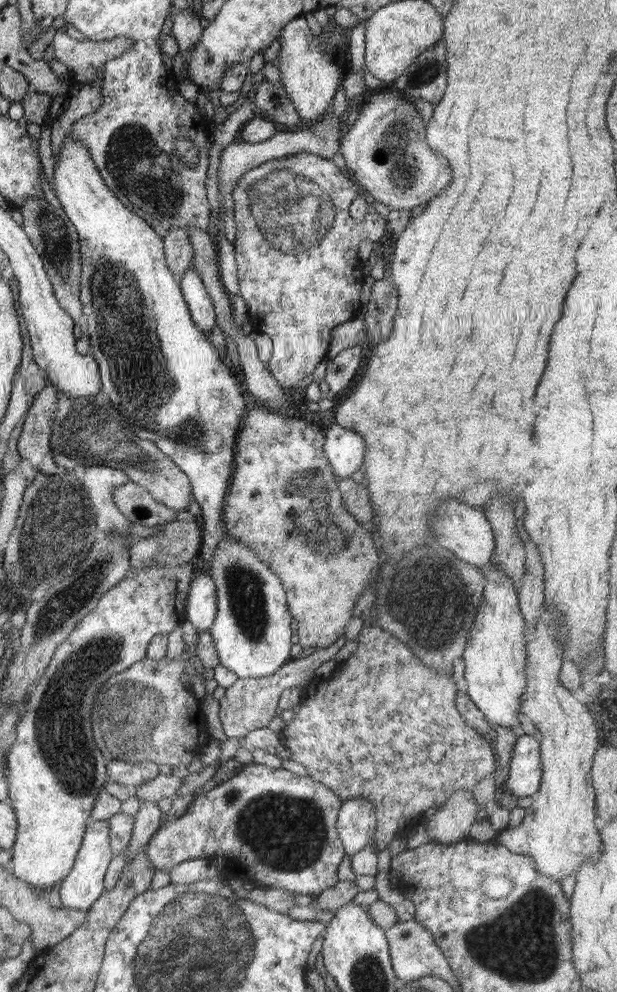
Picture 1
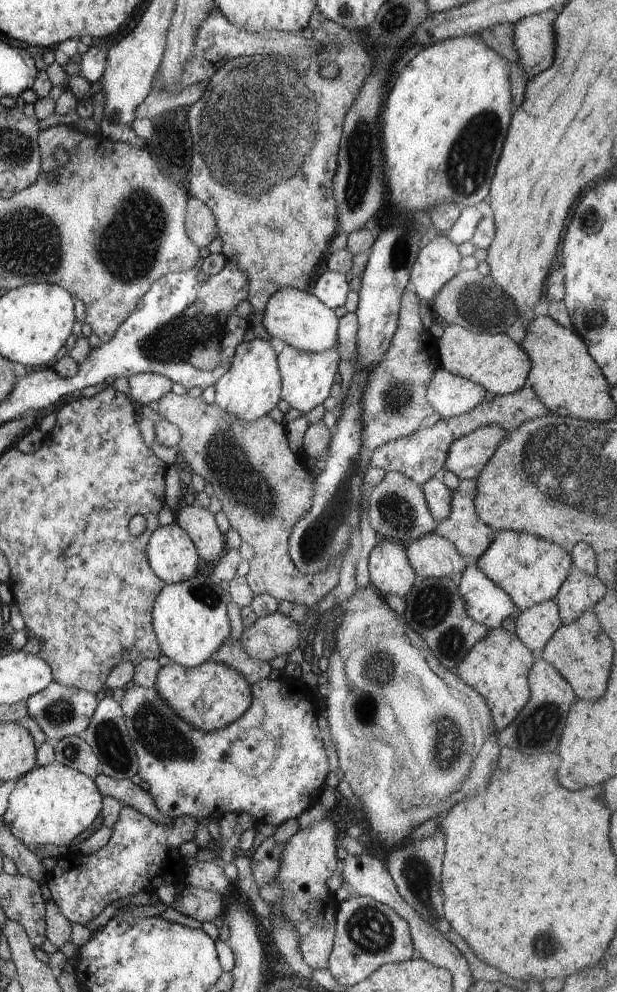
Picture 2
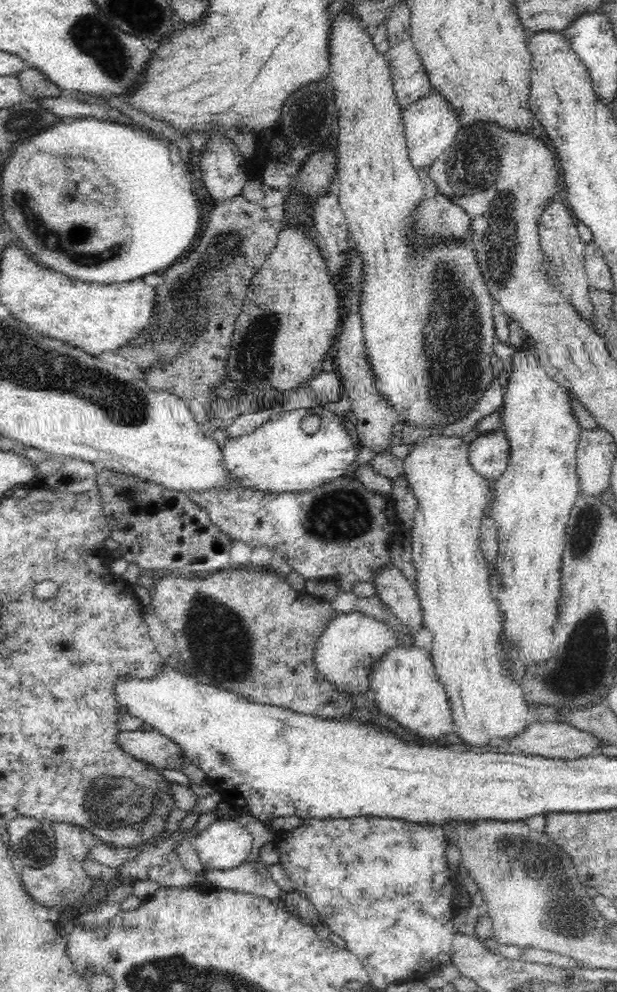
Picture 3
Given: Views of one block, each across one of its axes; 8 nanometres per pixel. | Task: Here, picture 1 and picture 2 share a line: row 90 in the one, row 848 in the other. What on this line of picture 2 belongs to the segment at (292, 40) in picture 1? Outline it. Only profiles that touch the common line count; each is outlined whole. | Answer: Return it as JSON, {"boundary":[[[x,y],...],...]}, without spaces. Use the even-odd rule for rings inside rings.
{"boundary":[[[327,814],[287,840],[276,876],[283,888],[283,897],[275,905],[270,905],[273,913],[284,916],[298,930],[303,960],[313,969],[327,968],[335,939],[335,914],[340,902],[328,889],[326,880],[340,868],[336,830]]]}

